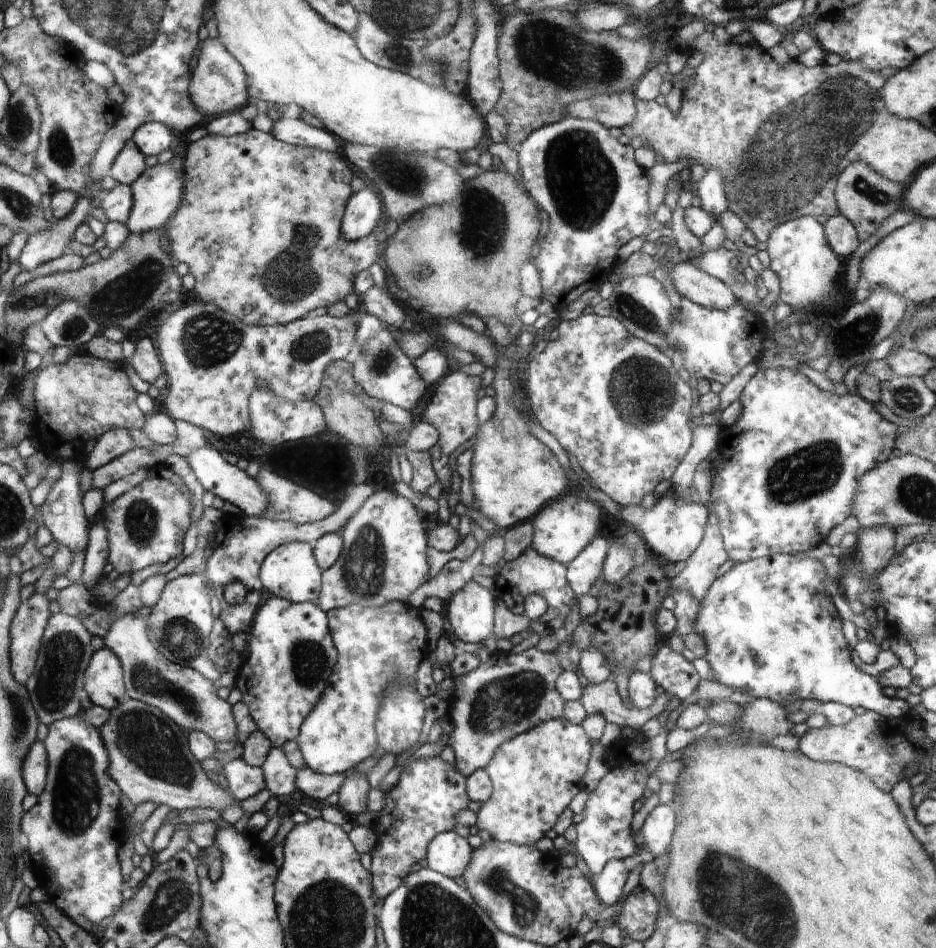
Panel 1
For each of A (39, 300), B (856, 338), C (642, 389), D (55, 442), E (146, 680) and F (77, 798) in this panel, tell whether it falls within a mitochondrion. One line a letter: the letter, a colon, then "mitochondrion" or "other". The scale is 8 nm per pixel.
A: mitochondrion
B: mitochondrion
C: mitochondrion
D: other
E: mitochondrion
F: mitochondrion

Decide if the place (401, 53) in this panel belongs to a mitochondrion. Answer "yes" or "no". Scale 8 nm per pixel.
yes

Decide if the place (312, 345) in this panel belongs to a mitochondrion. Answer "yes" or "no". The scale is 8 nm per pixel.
yes

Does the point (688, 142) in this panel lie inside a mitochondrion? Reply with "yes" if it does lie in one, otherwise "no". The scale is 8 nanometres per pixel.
no

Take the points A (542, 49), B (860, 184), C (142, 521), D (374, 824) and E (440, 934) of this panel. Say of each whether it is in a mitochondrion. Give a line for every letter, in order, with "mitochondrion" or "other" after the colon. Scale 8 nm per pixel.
A: mitochondrion
B: mitochondrion
C: mitochondrion
D: other
E: mitochondrion

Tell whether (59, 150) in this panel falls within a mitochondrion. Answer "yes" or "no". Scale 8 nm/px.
yes

